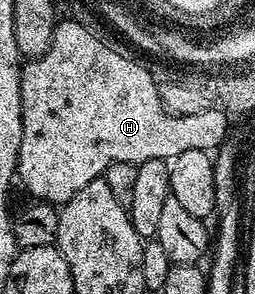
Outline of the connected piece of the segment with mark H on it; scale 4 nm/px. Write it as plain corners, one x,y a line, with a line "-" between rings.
56,23
55,41
49,50
22,65
23,130
17,180
31,195
28,197
36,201
62,206
77,194
77,190
85,190
89,182
100,179
106,173
103,171
114,164
138,166
150,160
170,162
185,154
185,150
211,152
228,139
227,116
221,109
203,106
197,114
184,116
167,111
159,84
151,77
150,70
133,57
110,48
98,35
103,37
86,23
79,28
63,28

